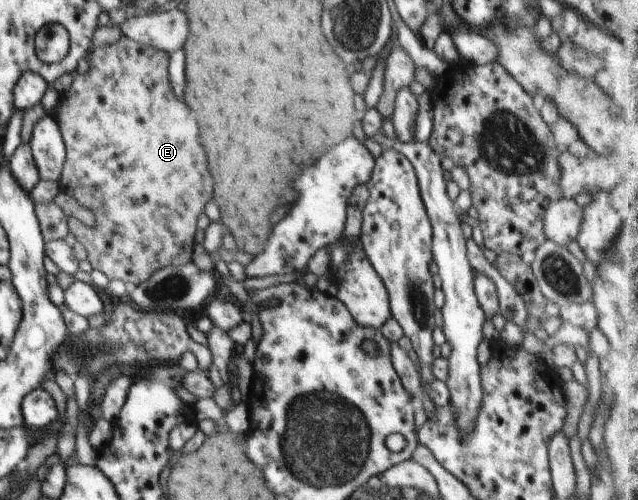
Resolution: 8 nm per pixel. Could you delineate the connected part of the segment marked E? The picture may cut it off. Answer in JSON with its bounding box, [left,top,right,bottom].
[51,36,213,285]

